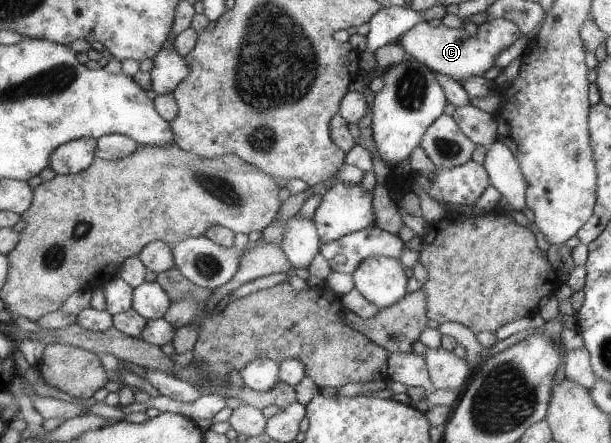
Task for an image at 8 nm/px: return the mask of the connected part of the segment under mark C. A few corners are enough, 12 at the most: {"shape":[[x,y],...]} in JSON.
{"shape":[[503,18],[462,27],[422,20],[395,42],[433,72],[481,76],[521,35]]}

